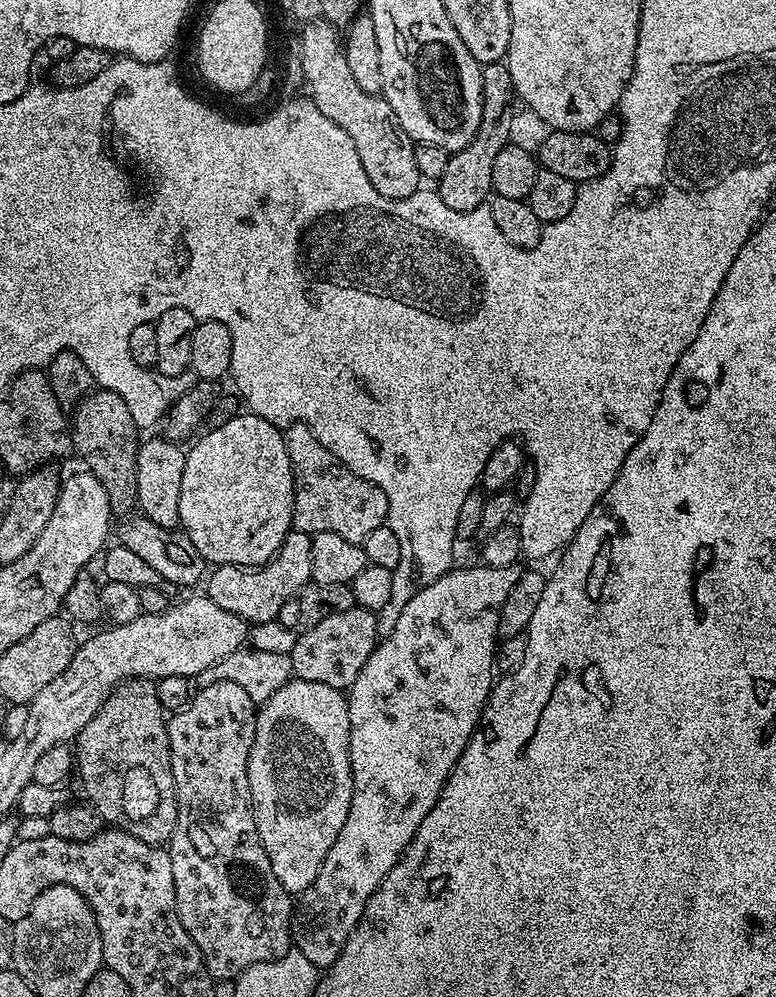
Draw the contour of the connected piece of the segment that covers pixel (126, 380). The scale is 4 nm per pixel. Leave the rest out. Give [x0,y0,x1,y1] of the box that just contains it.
[79,336,199,430]

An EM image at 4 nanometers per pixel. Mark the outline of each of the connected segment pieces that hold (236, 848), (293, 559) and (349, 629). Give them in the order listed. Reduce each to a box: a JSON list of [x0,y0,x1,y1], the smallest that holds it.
[[167,680,294,981],[206,532,312,626],[290,607,378,690]]

